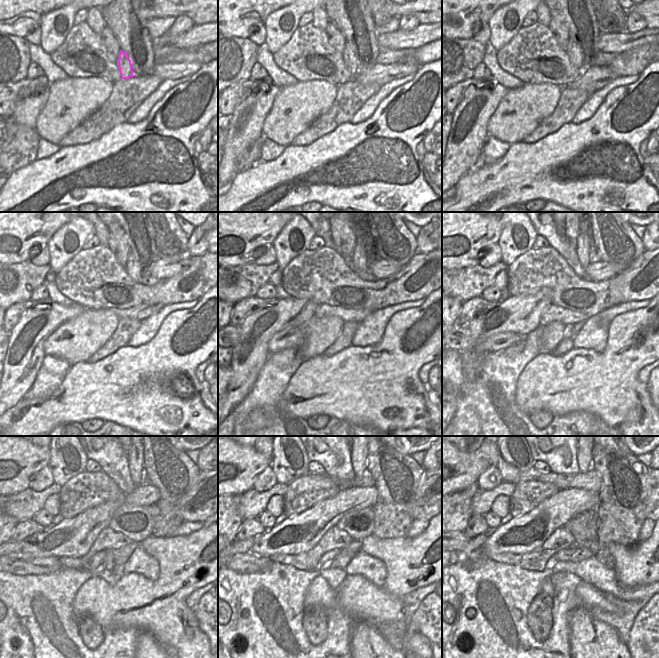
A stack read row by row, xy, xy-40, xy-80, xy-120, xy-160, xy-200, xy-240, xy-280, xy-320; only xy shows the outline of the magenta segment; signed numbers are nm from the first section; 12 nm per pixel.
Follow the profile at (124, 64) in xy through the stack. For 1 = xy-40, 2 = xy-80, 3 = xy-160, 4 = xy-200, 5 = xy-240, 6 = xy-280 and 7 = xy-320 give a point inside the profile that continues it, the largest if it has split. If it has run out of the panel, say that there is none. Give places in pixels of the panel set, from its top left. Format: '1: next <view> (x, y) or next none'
1: next xy-40 (350, 59)
2: next xy-80 (575, 56)
3: next xy-160 (360, 259)
4: next xy-200 (584, 242)
5: next xy-240 (135, 456)
6: next xy-280 (359, 456)
7: next xy-320 (584, 456)

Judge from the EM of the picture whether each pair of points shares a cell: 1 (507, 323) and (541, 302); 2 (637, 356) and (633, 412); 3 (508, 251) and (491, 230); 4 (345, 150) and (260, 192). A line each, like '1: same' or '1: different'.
1: same
2: same
3: different
4: same

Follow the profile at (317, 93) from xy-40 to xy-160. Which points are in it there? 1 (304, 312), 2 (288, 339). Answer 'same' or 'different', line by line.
1: different
2: same

